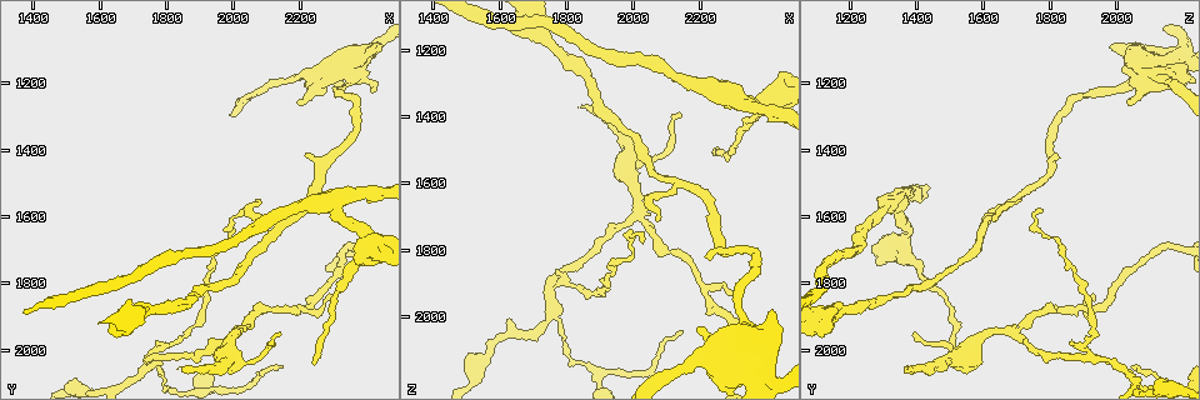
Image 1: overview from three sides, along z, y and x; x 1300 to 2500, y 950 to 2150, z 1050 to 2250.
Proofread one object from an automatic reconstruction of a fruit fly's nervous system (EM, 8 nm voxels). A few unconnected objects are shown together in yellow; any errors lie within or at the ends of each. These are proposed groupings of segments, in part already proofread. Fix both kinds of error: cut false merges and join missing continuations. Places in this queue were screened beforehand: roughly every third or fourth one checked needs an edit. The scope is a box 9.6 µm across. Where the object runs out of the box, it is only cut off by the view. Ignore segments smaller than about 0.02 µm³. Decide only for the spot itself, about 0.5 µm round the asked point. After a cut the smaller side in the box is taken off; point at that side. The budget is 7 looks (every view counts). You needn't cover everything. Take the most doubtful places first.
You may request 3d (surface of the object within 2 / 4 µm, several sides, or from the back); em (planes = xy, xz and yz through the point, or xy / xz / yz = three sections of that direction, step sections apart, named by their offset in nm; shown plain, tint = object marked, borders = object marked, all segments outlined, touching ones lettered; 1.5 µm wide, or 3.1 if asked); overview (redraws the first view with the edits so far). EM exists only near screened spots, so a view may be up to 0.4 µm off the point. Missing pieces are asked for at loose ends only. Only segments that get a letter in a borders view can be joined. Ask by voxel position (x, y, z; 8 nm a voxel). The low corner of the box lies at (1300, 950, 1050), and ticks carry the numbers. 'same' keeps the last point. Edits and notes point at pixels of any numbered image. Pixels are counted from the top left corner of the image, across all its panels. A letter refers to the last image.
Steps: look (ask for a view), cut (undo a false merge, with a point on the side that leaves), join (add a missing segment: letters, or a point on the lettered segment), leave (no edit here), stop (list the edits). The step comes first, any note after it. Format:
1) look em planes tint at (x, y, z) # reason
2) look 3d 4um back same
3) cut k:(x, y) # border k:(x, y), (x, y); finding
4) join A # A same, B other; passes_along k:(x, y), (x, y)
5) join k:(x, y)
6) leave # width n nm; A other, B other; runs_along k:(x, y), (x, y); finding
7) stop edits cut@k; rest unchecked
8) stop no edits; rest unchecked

look 3d 4um at (1850, 2050, 1370) # branch stops here

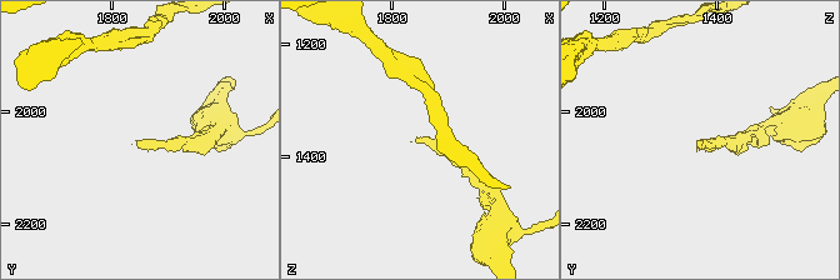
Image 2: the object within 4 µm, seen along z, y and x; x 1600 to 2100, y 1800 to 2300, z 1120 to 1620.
look em planes borders at (1845, 2050, 1370)

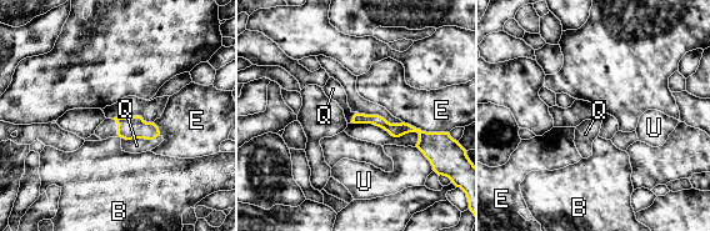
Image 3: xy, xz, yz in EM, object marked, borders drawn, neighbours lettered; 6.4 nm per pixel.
join Q # B other, E other, Q same, U other; passes_along 3:(129, 127), (140, 137), (136, 145); the neuron continues

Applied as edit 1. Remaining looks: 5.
look overview

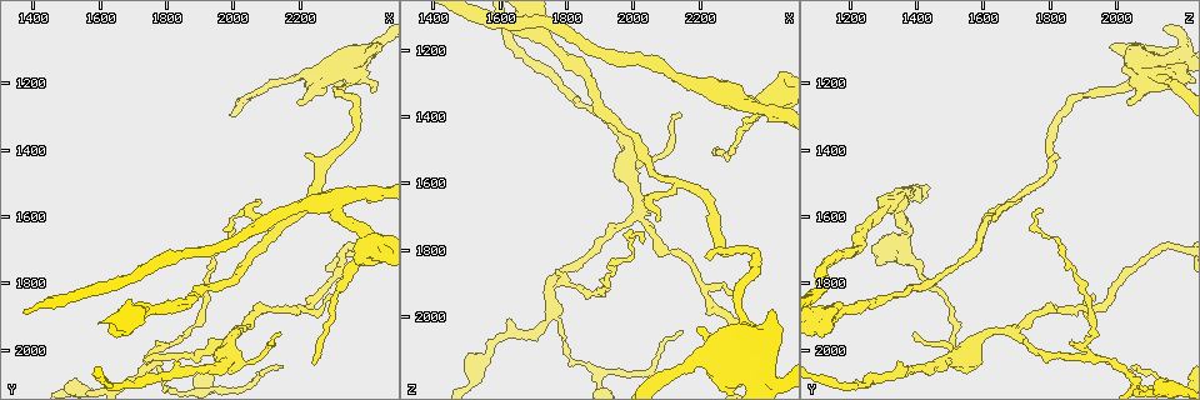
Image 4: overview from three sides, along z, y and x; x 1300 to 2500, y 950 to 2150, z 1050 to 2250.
look 3d 4um at (2190, 1250, 2030) # stops while still wide

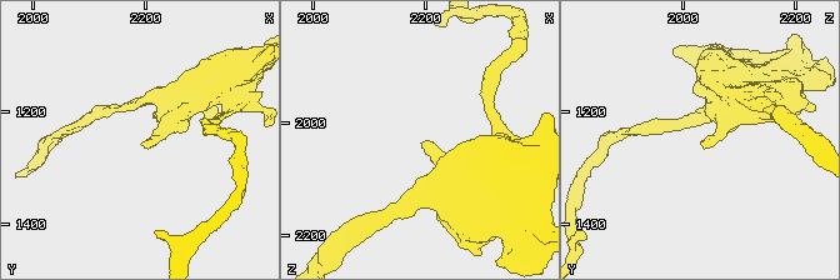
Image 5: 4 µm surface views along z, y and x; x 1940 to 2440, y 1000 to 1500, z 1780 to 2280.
look em planes tint at (2195, 1250, 2030) # now the EM

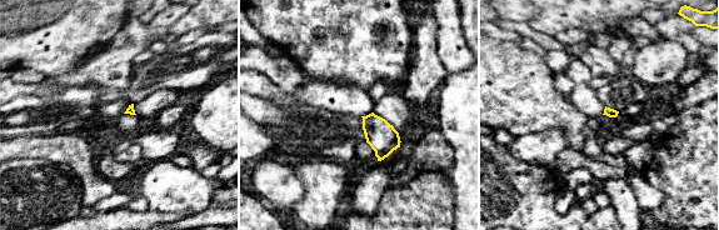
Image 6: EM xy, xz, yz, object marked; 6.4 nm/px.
look em planes borders same # see the neighbours

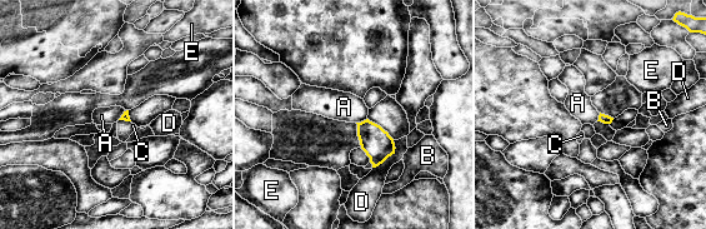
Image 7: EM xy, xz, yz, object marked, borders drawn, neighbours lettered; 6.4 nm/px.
leave # A other, B other, C other, D other, E other; border 7:(366, 118), (356, 123); no lettered segment goes on from it

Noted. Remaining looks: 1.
stop edits join@3; rest unchecked

